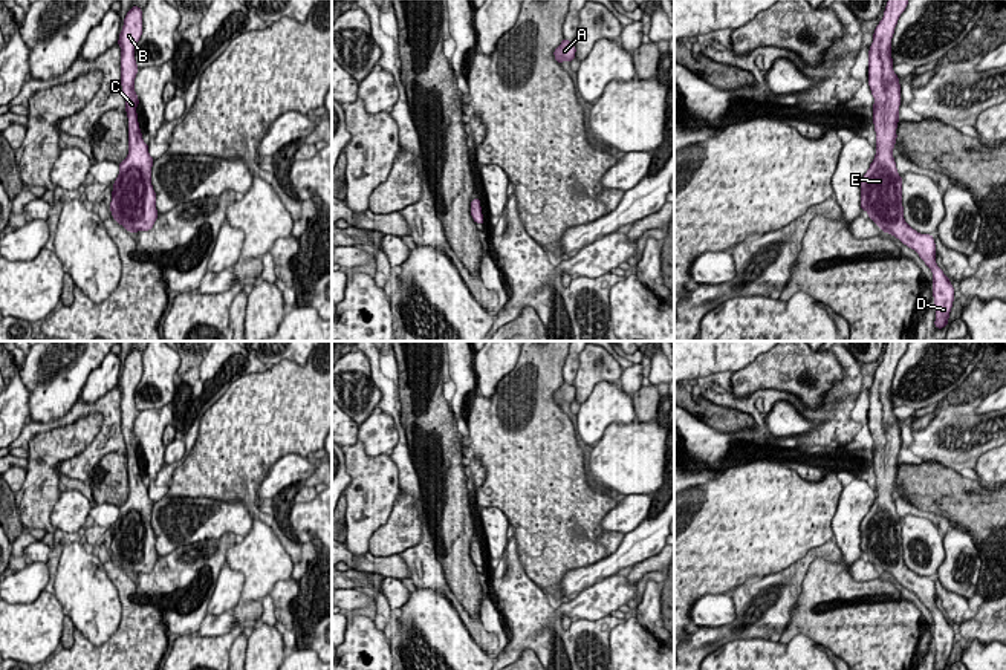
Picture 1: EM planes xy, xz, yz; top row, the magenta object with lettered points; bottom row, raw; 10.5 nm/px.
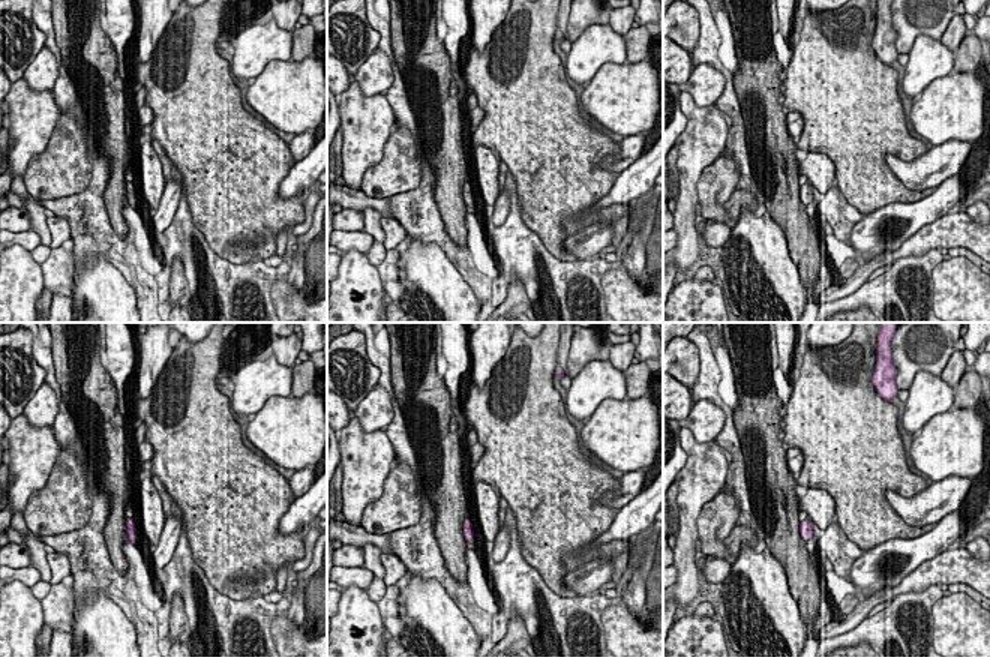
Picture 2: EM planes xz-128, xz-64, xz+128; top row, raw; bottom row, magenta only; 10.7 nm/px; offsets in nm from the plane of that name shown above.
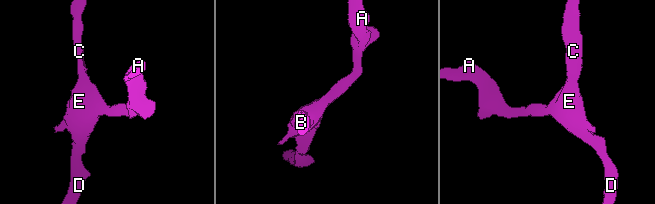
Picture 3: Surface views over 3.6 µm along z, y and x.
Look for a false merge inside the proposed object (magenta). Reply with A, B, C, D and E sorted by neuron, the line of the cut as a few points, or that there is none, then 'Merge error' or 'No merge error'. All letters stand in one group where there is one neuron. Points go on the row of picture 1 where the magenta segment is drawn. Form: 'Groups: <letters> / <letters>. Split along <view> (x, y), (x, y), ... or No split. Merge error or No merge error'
Groups: A B C D E. No split. No merge error

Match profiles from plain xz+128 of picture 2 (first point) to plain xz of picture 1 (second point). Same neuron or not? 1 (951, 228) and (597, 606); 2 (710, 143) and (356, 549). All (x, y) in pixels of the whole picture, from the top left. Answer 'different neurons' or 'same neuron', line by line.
1: same neuron
2: same neuron

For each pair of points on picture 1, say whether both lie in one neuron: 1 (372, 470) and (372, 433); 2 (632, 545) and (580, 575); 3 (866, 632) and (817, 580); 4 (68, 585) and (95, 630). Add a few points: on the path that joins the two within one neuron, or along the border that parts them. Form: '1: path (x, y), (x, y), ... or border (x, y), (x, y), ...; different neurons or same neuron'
1: border (358, 439), (370, 456), (389, 456); different neurons
2: path (619, 557), (612, 565), (592, 574); same neuron
3: path (844, 630), (826, 629), (808, 611), (808, 601); same neuron
4: path (78, 595), (95, 612), (95, 620); same neuron

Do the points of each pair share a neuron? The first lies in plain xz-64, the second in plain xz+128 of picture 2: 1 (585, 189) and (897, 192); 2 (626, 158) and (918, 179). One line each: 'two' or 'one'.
1: one
2: one

